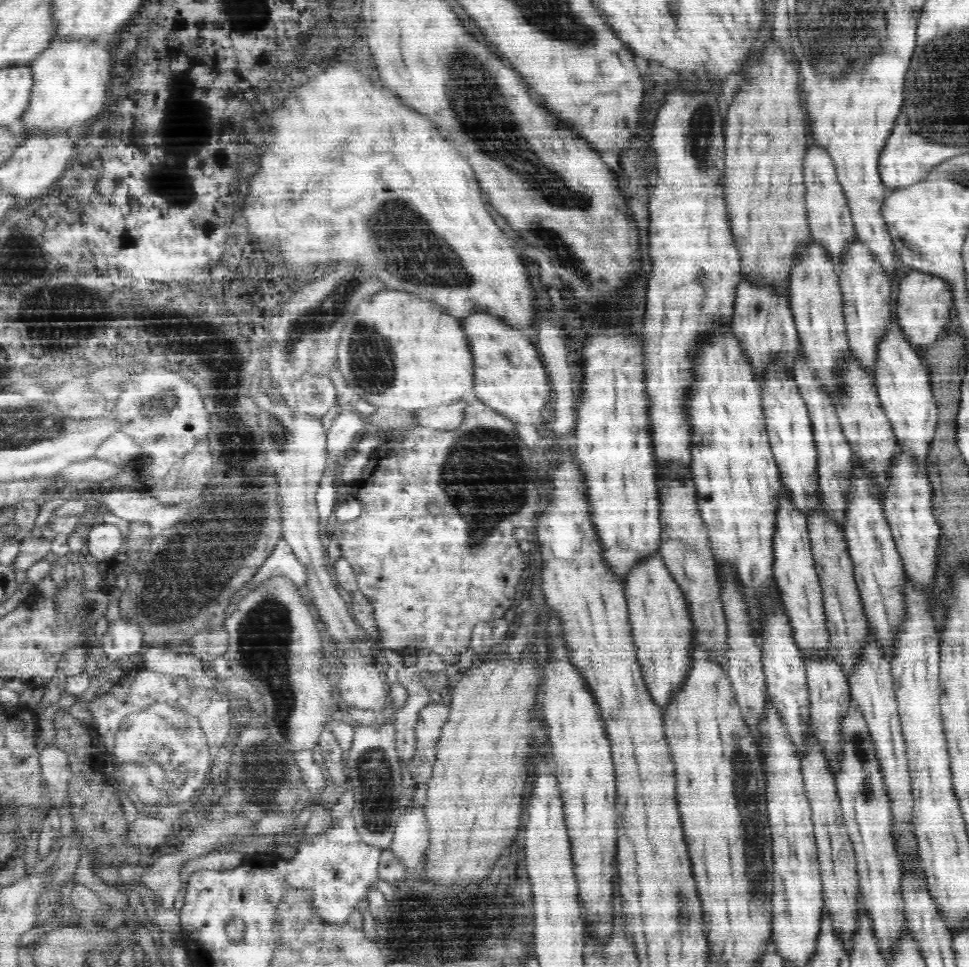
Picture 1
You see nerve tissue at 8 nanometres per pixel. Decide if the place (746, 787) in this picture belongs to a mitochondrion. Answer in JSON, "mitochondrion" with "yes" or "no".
{"mitochondrion":"yes"}

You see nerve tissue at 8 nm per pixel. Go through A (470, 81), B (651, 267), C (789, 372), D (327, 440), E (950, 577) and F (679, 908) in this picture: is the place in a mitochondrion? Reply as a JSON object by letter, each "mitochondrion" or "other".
{"A":"mitochondrion","B":"other","C":"other","D":"other","E":"other","F":"mitochondrion"}

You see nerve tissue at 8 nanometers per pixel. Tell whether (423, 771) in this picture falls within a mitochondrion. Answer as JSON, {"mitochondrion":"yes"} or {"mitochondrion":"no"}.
{"mitochondrion":"no"}

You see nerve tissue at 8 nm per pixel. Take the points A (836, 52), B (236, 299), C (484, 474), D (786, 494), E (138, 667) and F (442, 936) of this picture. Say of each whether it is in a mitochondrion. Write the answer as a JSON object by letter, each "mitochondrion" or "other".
{"A":"mitochondrion","B":"other","C":"mitochondrion","D":"other","E":"other","F":"mitochondrion"}

